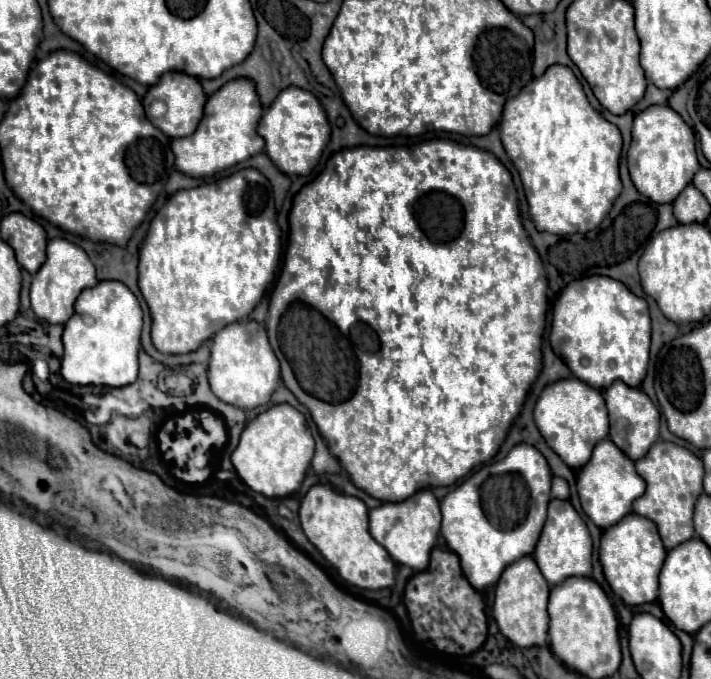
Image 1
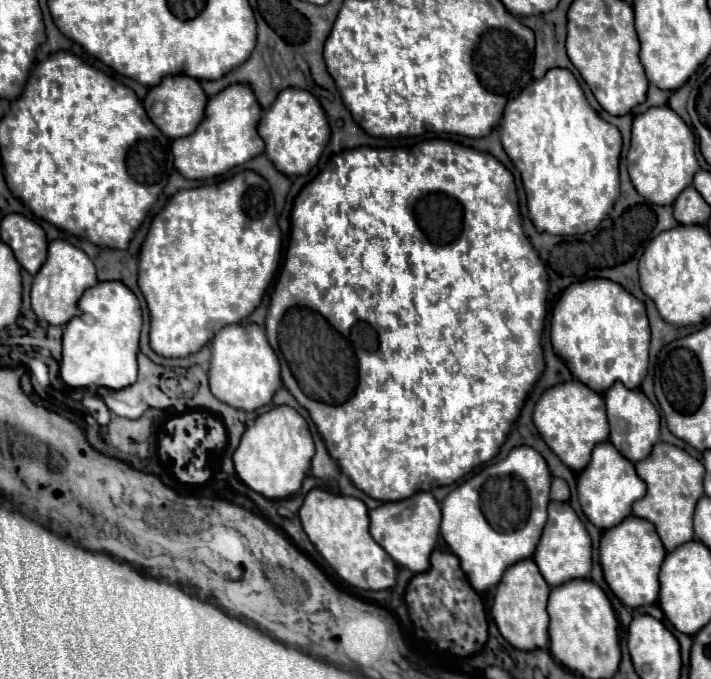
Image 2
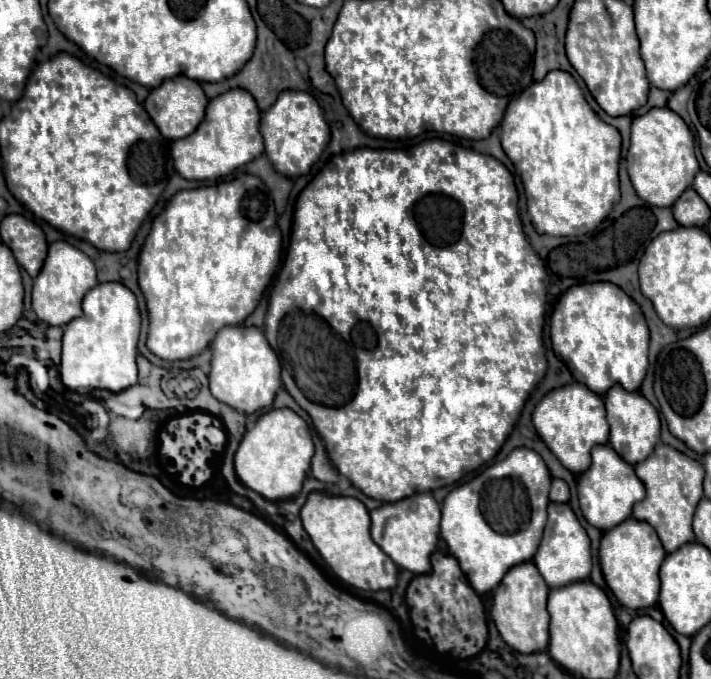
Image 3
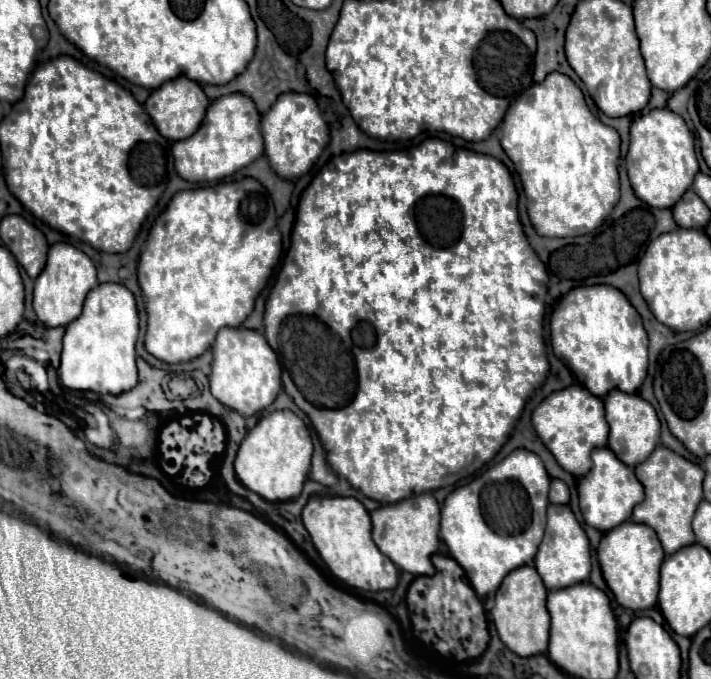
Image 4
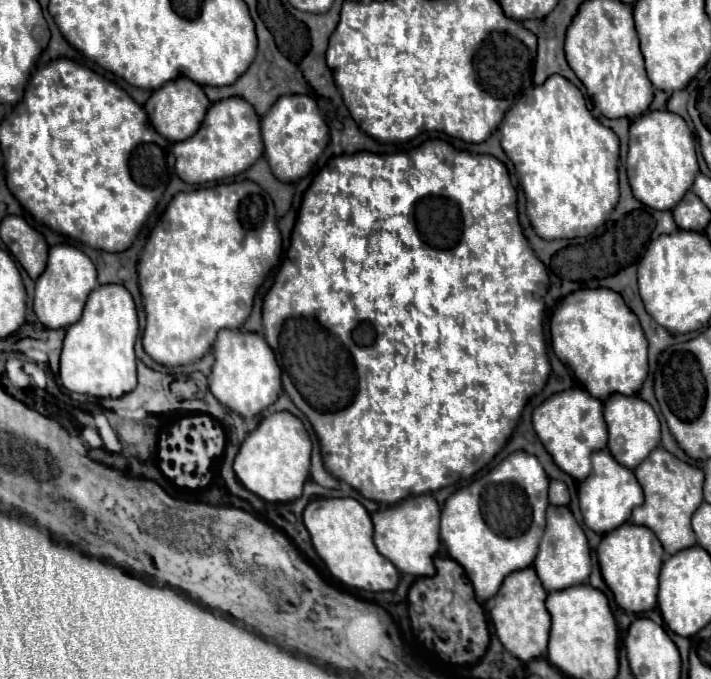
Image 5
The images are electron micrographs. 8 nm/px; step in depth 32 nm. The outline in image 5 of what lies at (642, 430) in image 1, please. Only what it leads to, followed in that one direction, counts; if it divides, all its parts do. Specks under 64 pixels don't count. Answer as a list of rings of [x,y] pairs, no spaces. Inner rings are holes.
[[[618,392],[612,394],[604,402],[604,418],[608,424],[608,450],[620,464],[630,470],[644,462],[648,454],[660,444],[660,420],[654,408],[640,396],[624,396]]]

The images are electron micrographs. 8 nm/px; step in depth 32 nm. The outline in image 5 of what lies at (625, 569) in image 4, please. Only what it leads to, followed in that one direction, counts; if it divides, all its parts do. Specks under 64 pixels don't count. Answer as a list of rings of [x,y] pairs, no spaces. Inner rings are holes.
[[[626,522],[616,530],[604,534],[598,546],[598,562],[602,578],[614,594],[614,600],[620,608],[628,612],[644,612],[656,606],[658,596],[658,572],[662,566],[662,544],[656,534],[646,526],[636,526]]]

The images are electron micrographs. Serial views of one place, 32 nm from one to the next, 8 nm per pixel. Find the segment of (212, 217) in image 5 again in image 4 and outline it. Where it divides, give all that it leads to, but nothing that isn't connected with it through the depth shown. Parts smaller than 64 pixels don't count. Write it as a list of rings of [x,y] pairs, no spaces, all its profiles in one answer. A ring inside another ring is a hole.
[[[246,176],[236,182],[176,192],[166,210],[156,218],[150,238],[138,262],[138,284],[146,298],[148,330],[146,350],[162,362],[188,362],[210,348],[216,332],[224,326],[240,326],[262,288],[268,284],[282,252],[282,236],[276,226],[276,212],[268,190]]]

